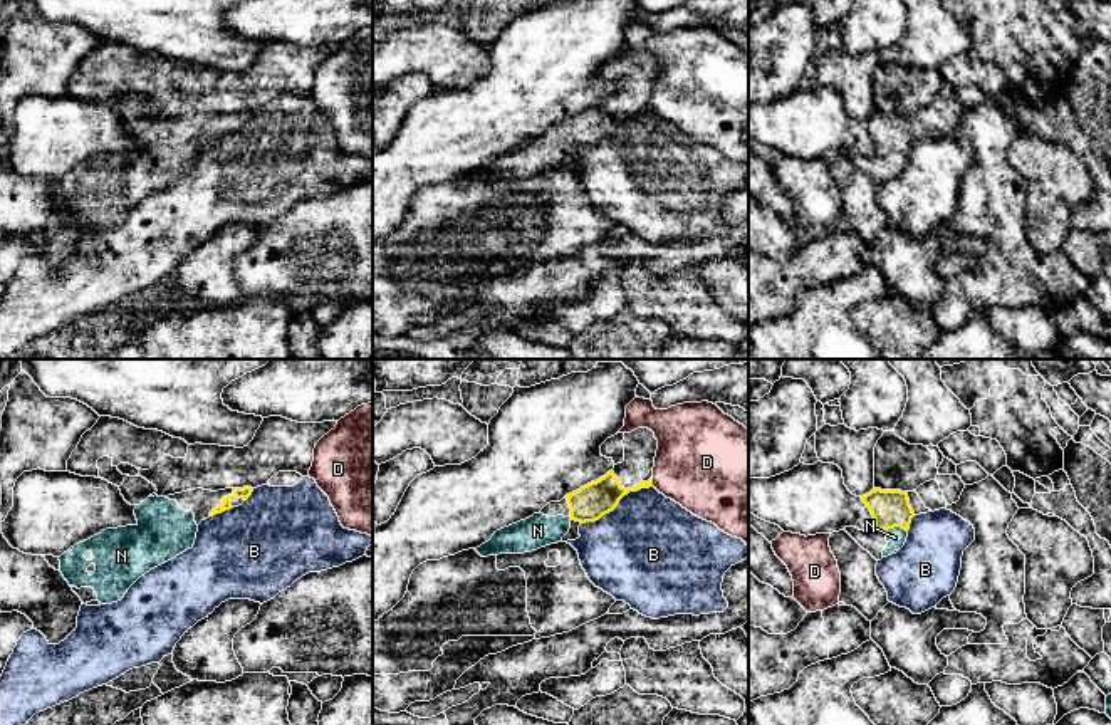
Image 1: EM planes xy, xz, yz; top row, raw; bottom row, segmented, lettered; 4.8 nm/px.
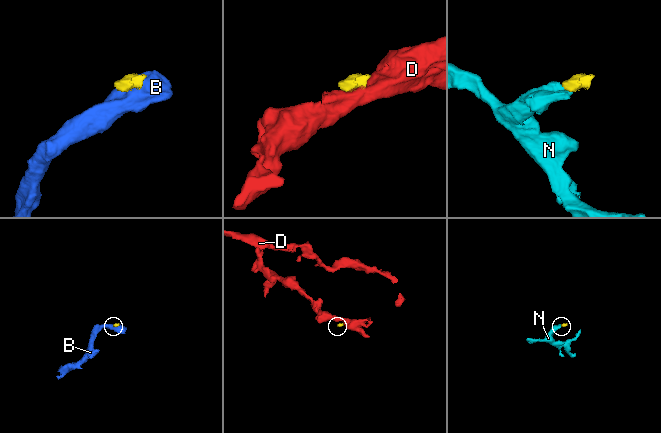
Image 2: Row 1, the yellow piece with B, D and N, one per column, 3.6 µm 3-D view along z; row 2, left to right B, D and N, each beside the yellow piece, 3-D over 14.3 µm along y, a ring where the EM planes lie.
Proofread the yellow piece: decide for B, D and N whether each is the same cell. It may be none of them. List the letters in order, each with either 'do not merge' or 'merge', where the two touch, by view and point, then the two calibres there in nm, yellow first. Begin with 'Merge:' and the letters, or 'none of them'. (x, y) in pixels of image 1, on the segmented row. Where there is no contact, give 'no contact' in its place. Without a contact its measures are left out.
Merge: N
B: do not merge; meets yellow in xz at (616, 505); 170 nm thick on the yellow side, 480 nm on the other
D: do not merge; meets yellow in xz at (651, 482); 160 nm thick on the yellow side, 440 nm on the other
N: merge; meets yellow in yz at (897, 526); 180 nm thick on the yellow side, 90 nm on the other

